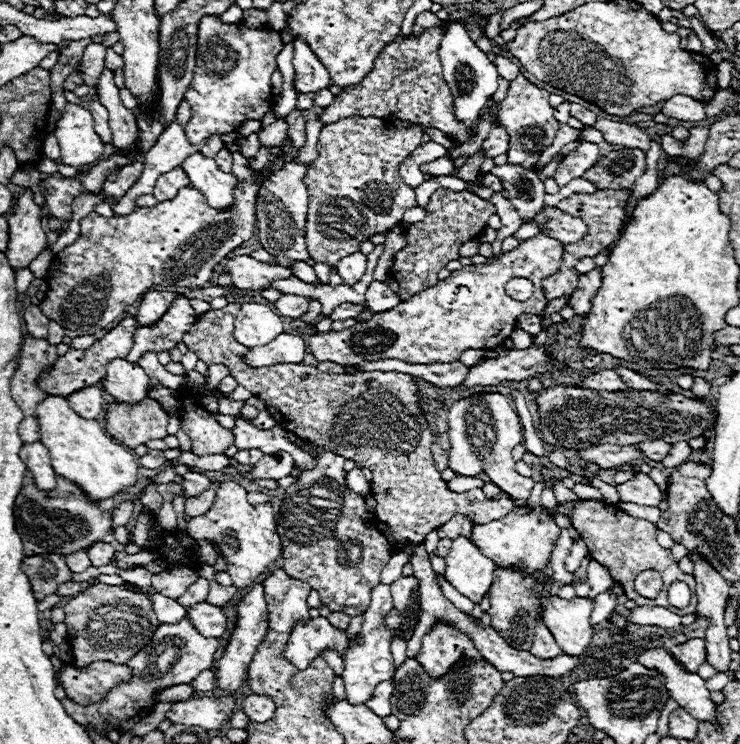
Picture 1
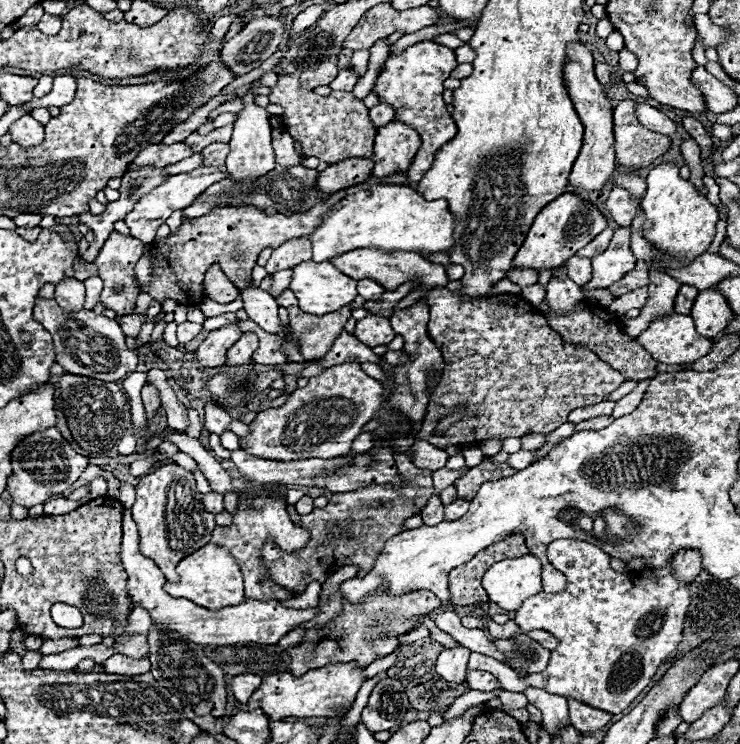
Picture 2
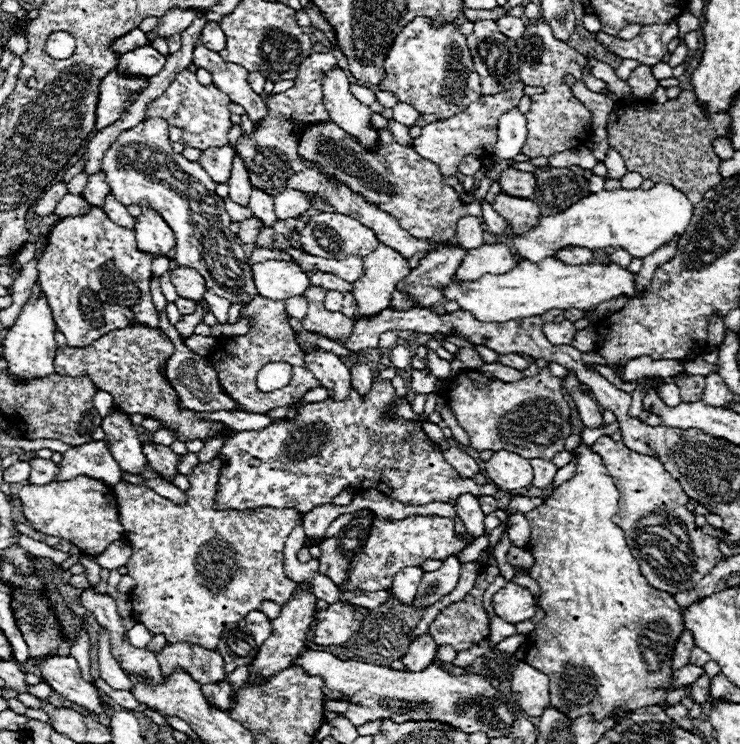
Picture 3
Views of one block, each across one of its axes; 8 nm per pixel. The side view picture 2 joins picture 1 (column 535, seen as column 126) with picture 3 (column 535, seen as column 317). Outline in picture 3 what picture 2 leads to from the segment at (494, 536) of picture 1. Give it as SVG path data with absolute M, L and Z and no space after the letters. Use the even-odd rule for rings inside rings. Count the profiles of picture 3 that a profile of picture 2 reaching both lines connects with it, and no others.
M508 582L504 588L500 588L494 594L492 608L496 616L500 616L504 622L510 622L510 624L530 620L536 614L532 594L514 582Z

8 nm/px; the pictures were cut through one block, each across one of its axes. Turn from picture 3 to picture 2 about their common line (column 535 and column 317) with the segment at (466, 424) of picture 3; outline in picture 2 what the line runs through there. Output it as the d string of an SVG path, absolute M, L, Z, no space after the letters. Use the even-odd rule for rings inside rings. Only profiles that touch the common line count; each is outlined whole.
M344 362L338 366L328 368L320 376L314 376L308 380L308 386L298 388L292 392L292 396L286 400L280 408L268 408L256 416L256 420L250 424L252 434L246 440L240 440L240 446L258 458L266 460L306 460L306 458L338 458L350 454L352 442L360 436L362 428L378 414L382 404L388 400L384 394L384 386L370 378L358 362Z

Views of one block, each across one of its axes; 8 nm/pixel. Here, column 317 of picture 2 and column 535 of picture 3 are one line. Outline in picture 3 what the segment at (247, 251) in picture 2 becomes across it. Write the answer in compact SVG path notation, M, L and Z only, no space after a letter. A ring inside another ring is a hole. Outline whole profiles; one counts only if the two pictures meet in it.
M502 192L496 196L492 206L494 210L498 210L498 214L502 214L512 224L514 234L524 234L526 230L532 230L534 226L538 226L540 210L528 198L514 198Z

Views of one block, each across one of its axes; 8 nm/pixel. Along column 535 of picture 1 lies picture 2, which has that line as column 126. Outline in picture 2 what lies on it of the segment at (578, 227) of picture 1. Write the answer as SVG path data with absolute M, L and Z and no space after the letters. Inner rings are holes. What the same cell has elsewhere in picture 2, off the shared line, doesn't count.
M200 166L200 168L192 170L192 172L182 172L182 174L170 176L164 184L160 184L156 190L152 190L152 194L140 198L140 200L136 202L136 206L134 206L134 210L126 216L126 224L128 224L128 228L130 228L130 236L142 240L144 244L150 244L150 242L154 240L154 236L156 236L158 226L164 224L164 222L172 216L172 212L186 208L186 206L192 204L194 198L200 196L210 184L220 182L220 180L224 180L224 178L230 178L230 174L226 172L226 168L220 170L220 168L214 168L214 166Z

